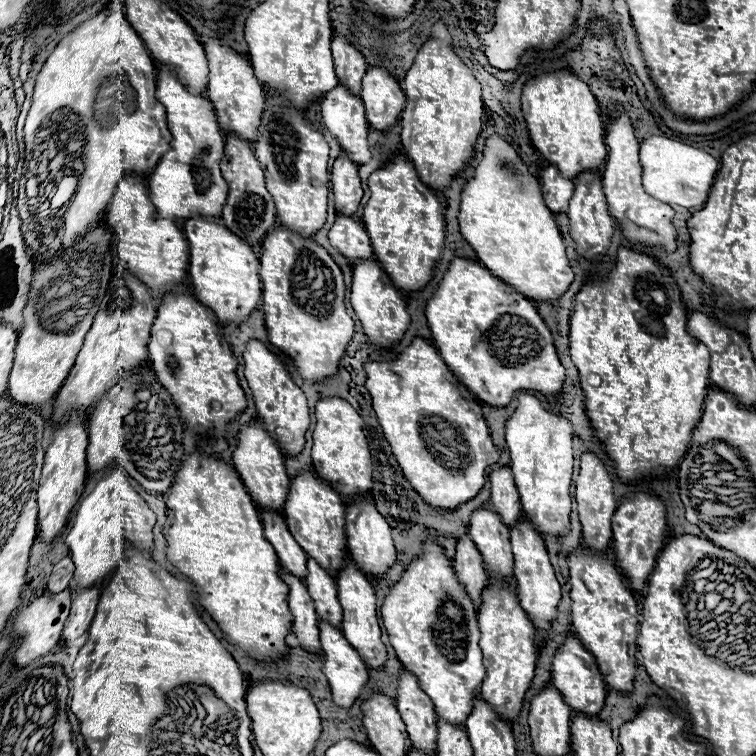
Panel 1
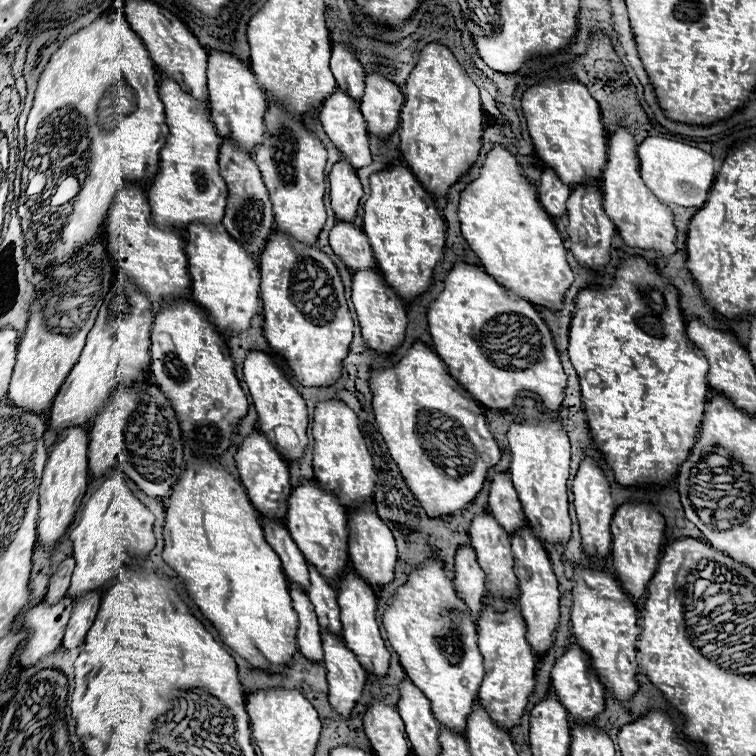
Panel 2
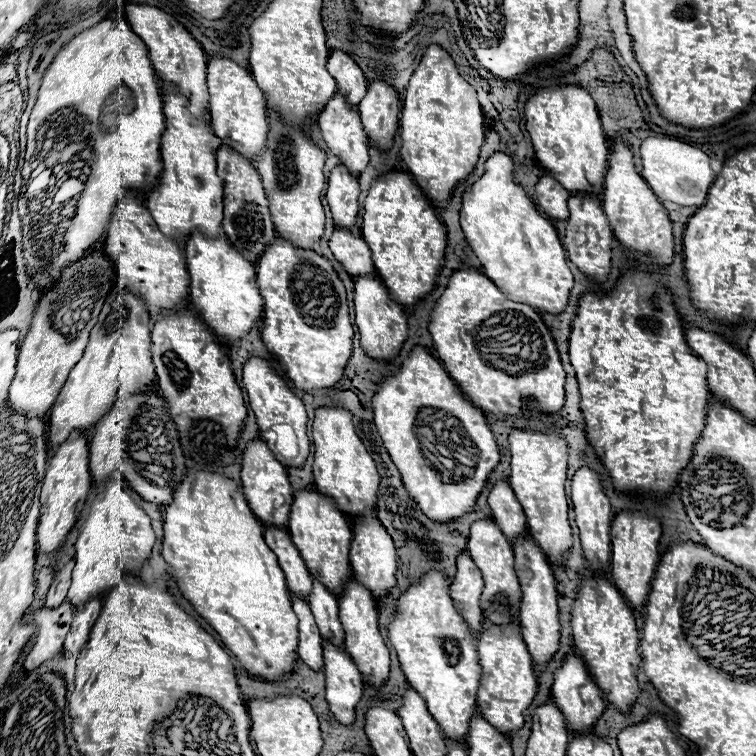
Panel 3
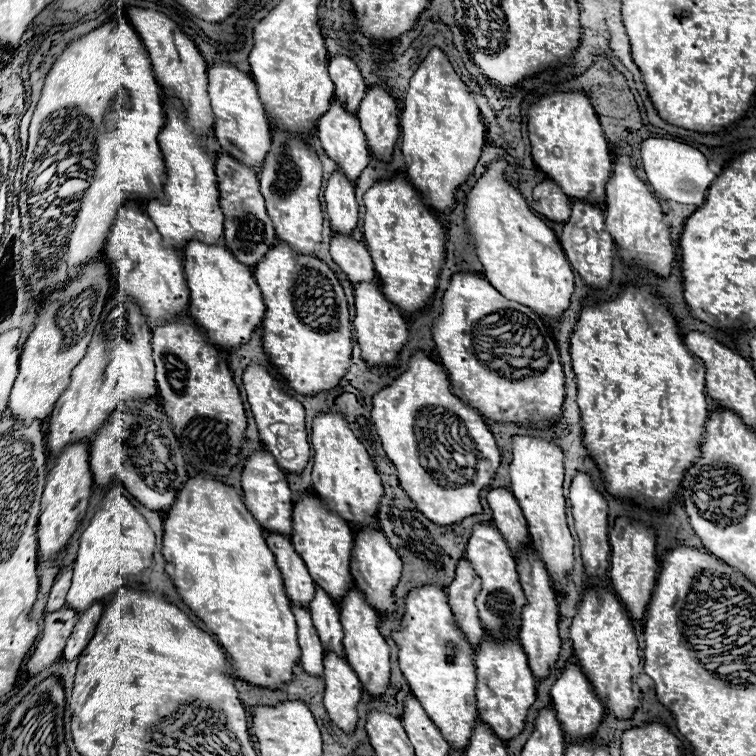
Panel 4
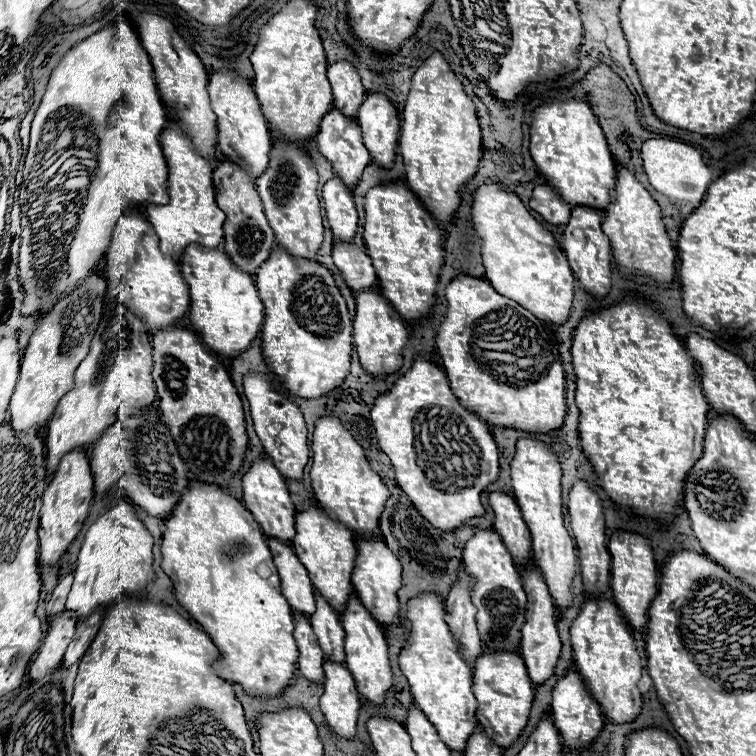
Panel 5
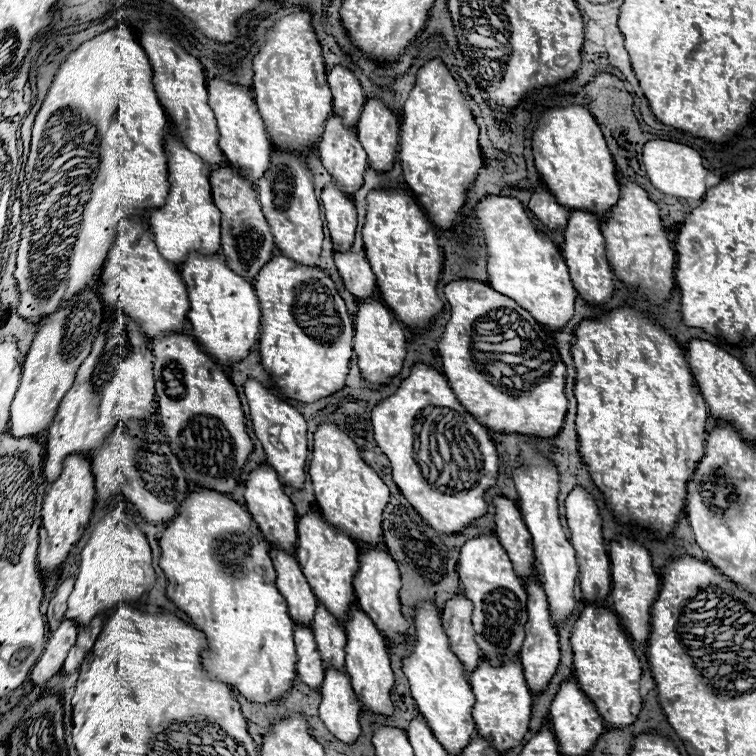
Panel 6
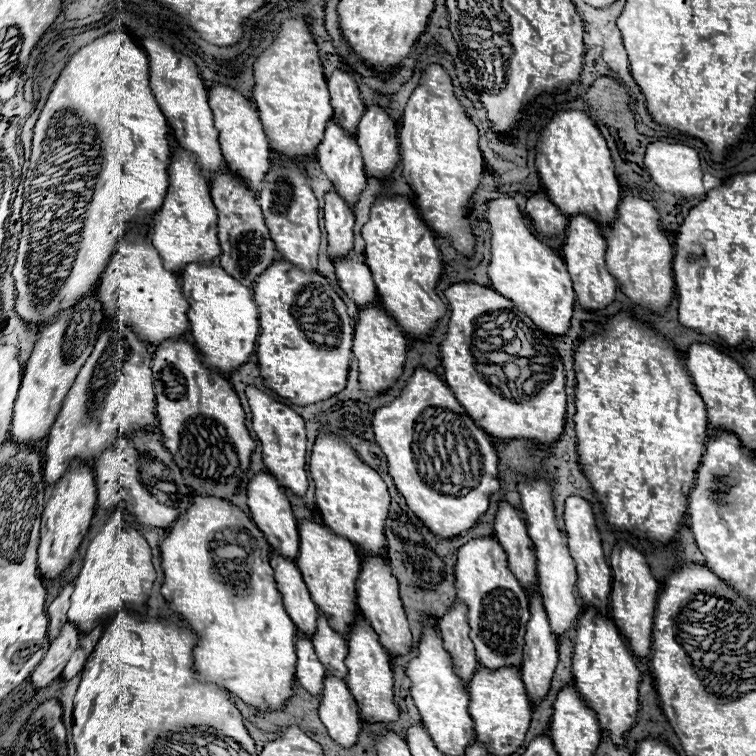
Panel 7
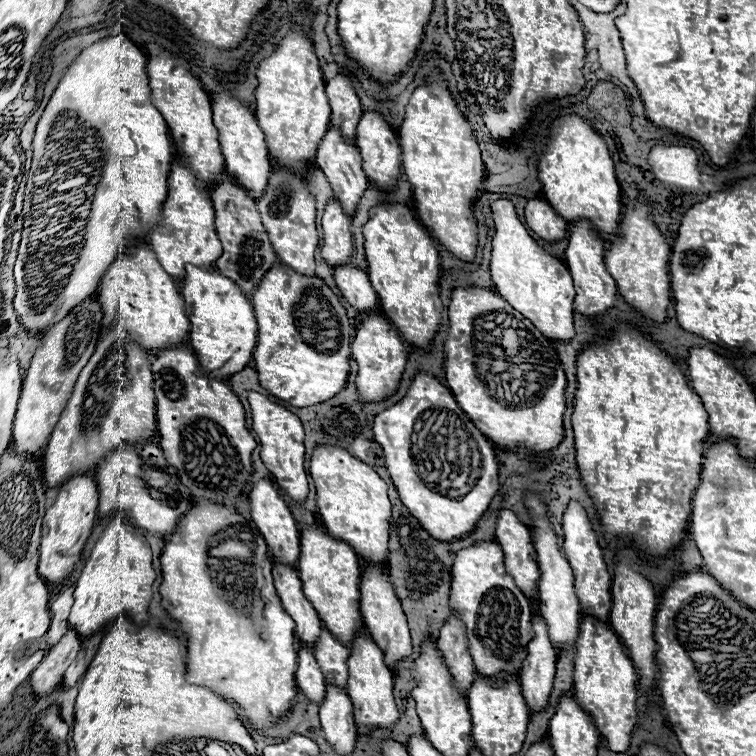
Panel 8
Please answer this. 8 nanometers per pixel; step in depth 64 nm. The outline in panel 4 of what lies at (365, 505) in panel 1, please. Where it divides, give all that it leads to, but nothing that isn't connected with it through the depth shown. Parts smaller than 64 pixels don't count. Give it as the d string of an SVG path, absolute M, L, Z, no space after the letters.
M362 526L356 530L354 546L352 546L352 576L356 588L364 588L364 594L368 596L368 604L372 604L378 614L390 614L396 610L394 606L394 596L392 590L398 586L400 572L402 572L402 562L394 548L390 546L388 538L384 532L376 526Z

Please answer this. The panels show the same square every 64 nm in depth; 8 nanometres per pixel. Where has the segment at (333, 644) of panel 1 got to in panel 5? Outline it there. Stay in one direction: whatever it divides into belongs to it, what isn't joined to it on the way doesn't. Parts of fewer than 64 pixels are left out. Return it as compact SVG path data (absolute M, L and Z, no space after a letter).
M332 660L324 662L324 694L320 698L320 708L326 722L342 738L352 738L356 734L356 720L360 708L360 696L352 672L344 664Z

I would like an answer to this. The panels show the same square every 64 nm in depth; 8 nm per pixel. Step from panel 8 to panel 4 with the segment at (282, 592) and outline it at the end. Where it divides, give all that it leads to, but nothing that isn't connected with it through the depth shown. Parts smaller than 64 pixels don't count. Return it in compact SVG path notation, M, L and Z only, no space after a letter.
M266 532L266 544L276 556L276 564L282 572L288 598L292 600L292 604L304 604L308 608L308 604L312 602L312 592L316 584L310 578L304 560L292 548L290 538L276 532Z

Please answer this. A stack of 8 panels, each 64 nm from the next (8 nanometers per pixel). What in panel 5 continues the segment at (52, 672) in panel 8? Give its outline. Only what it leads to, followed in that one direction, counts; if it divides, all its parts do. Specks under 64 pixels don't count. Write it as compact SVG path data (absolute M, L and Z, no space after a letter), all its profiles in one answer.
M64 610L56 616L48 618L46 638L36 652L36 658L28 666L30 678L38 680L62 664L64 652L66 652L68 644L72 642L72 636L74 636L76 622L78 622L78 618L74 618L70 610Z

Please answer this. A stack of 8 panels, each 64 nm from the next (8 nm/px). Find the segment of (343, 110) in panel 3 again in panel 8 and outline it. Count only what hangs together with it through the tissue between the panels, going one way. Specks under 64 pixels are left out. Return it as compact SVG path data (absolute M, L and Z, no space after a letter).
M332 126L332 128L328 128L324 140L320 142L314 162L316 162L316 164L320 166L320 170L326 174L326 178L328 178L332 190L334 190L334 196L340 200L340 204L344 204L344 212L354 214L354 210L356 210L362 194L366 192L366 188L368 188L368 184L370 184L368 178L366 178L364 172L362 172L362 158L360 158L358 148L356 148L354 144L346 142L346 140L342 138L340 130Z

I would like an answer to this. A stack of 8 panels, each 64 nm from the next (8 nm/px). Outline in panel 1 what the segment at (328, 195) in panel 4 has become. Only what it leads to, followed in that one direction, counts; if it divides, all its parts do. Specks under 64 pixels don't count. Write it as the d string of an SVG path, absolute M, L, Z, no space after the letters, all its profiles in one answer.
M340 152L332 166L332 192L338 212L348 212L350 216L358 210L362 200L362 182L358 176L358 166Z

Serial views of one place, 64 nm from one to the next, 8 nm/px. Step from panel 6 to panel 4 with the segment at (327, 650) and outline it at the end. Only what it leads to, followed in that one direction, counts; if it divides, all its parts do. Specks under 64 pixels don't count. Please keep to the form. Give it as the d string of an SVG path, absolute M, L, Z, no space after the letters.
M316 586L316 596L310 602L310 614L316 624L316 630L320 632L320 640L328 652L336 652L338 656L344 656L342 648L342 624L338 620L338 606L336 602L320 588Z

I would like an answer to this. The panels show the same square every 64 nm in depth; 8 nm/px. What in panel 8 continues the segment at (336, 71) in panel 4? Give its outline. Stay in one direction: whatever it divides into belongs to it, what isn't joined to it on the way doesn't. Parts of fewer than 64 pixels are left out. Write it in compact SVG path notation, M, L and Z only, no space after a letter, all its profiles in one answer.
M336 74L332 80L326 82L326 94L332 106L330 124L336 124L336 128L340 128L340 132L344 132L344 136L354 142L356 126L364 110L352 82L344 74Z

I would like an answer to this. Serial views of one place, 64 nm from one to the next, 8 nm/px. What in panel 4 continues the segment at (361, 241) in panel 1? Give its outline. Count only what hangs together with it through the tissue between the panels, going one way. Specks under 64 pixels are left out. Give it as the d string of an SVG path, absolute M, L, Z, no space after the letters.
M334 234L330 240L330 254L334 262L348 274L352 284L376 278L372 258L364 242L358 242L346 234Z

